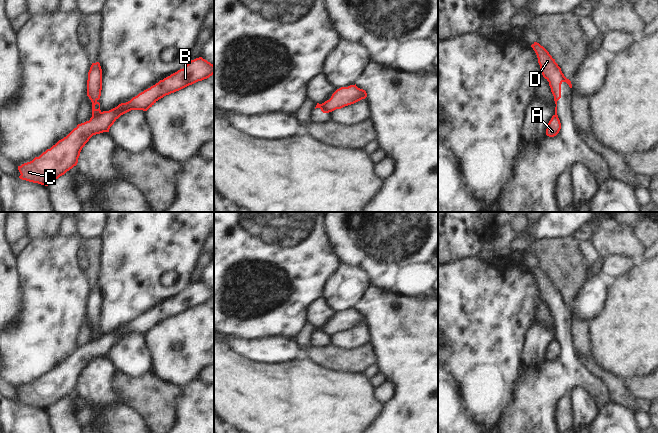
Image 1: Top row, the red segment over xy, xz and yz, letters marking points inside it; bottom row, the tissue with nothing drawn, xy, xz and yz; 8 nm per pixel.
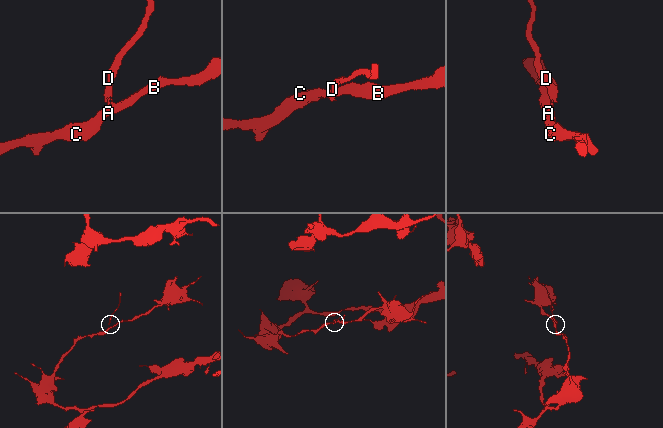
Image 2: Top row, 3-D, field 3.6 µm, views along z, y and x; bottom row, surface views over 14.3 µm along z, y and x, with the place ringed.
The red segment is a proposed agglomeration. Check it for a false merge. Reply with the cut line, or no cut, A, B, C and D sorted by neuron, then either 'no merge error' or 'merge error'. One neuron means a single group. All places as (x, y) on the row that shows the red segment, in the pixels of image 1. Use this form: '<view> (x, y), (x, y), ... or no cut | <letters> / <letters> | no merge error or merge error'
xy (102, 112), (92, 116) | A B C / D | merge error

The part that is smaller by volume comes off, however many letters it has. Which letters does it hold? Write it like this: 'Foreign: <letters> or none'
Foreign: D

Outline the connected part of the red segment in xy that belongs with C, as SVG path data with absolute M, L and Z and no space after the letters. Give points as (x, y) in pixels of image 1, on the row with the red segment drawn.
M202 57L191 60L183 69L160 80L126 103L93 115L89 121L78 124L66 137L59 140L39 157L18 166L19 178L48 186L78 163L80 152L96 134L109 132L110 127L123 114L131 110L147 111L159 99L179 91L214 74L214 65Z

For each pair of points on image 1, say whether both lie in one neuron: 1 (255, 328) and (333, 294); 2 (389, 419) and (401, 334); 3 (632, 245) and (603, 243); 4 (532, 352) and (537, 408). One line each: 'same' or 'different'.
1: different
2: same
3: same
4: different

